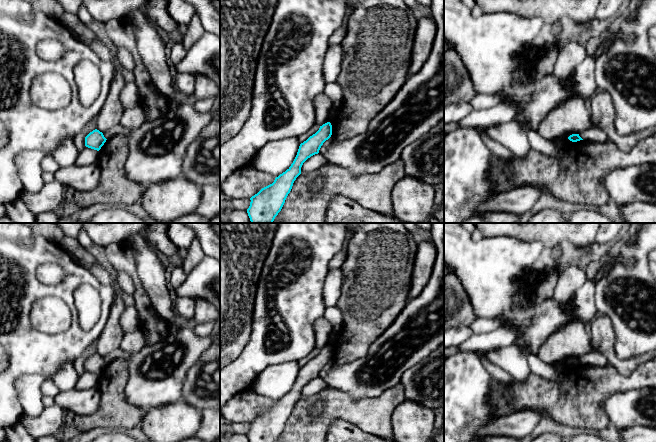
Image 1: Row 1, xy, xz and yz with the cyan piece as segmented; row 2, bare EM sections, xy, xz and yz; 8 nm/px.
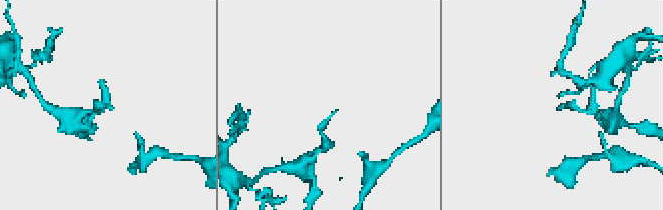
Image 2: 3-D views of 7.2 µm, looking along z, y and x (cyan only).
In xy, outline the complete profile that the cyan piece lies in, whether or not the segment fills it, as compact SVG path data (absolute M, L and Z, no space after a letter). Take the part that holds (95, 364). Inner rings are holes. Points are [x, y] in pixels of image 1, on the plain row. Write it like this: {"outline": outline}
{"outline": "M95 353L85 361L85 370L99 375L106 364L103 357Z"}

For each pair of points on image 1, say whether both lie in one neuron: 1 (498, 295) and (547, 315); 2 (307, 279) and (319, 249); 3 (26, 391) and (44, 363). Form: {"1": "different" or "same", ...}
{"1": "same", "2": "same", "3": "different"}

